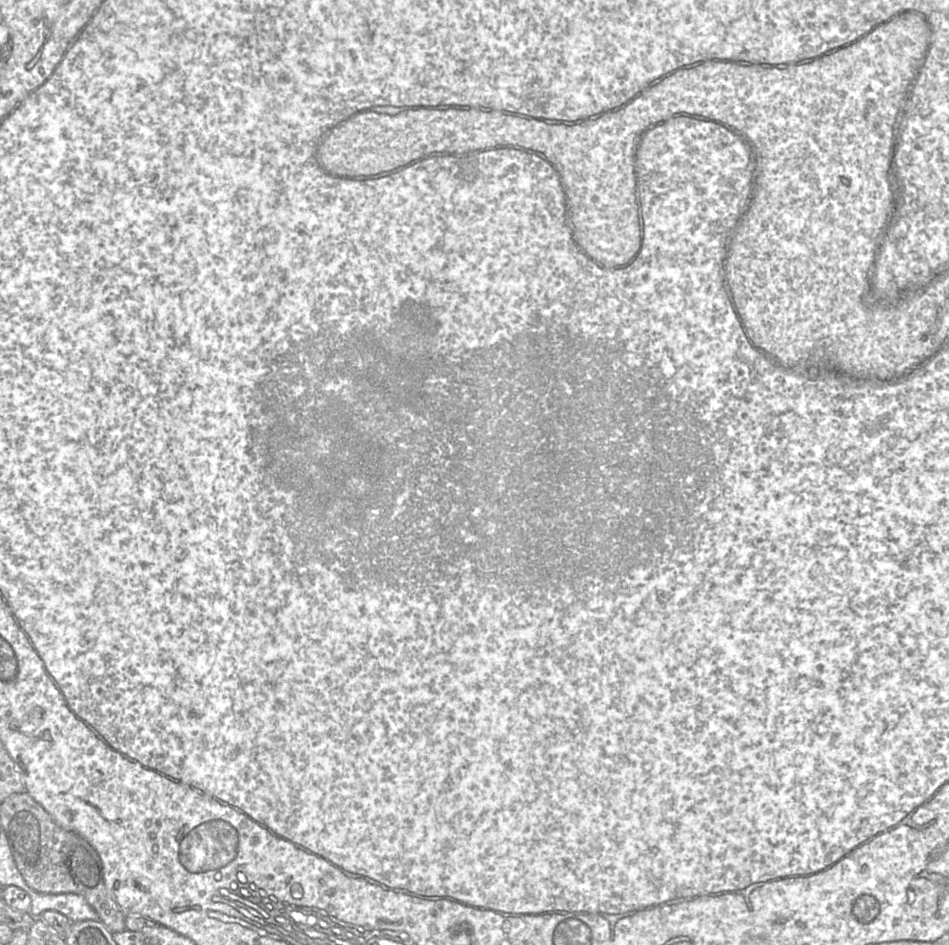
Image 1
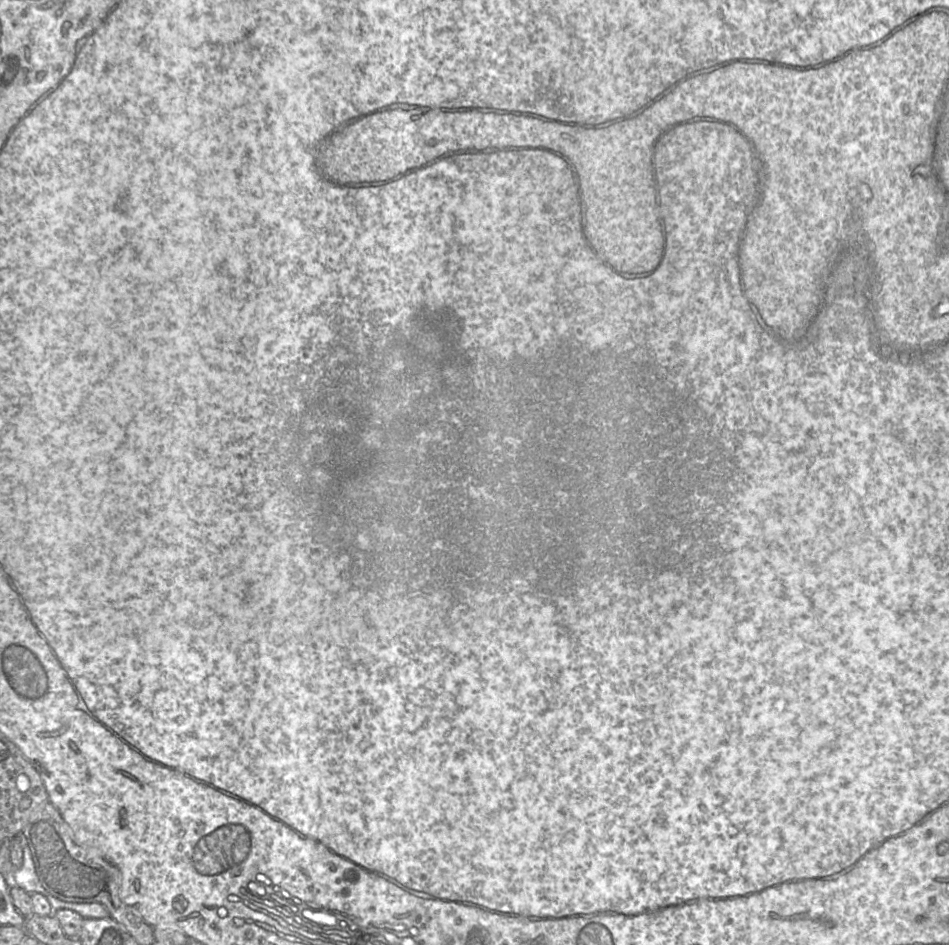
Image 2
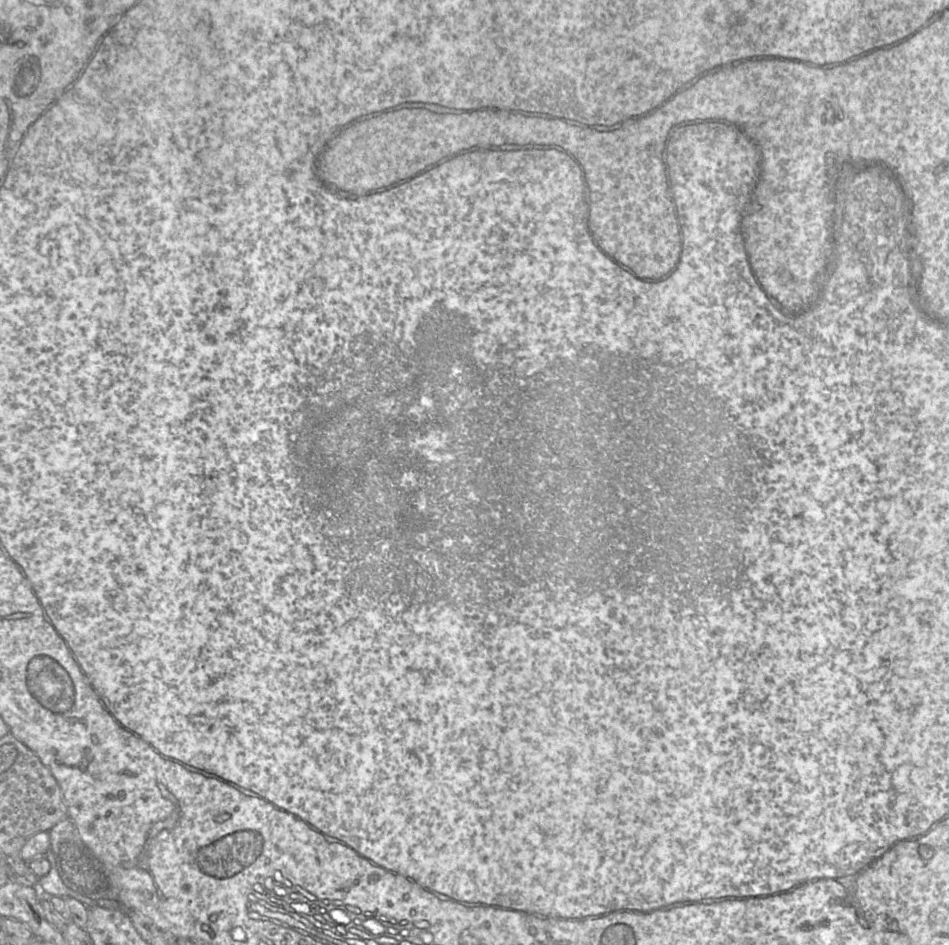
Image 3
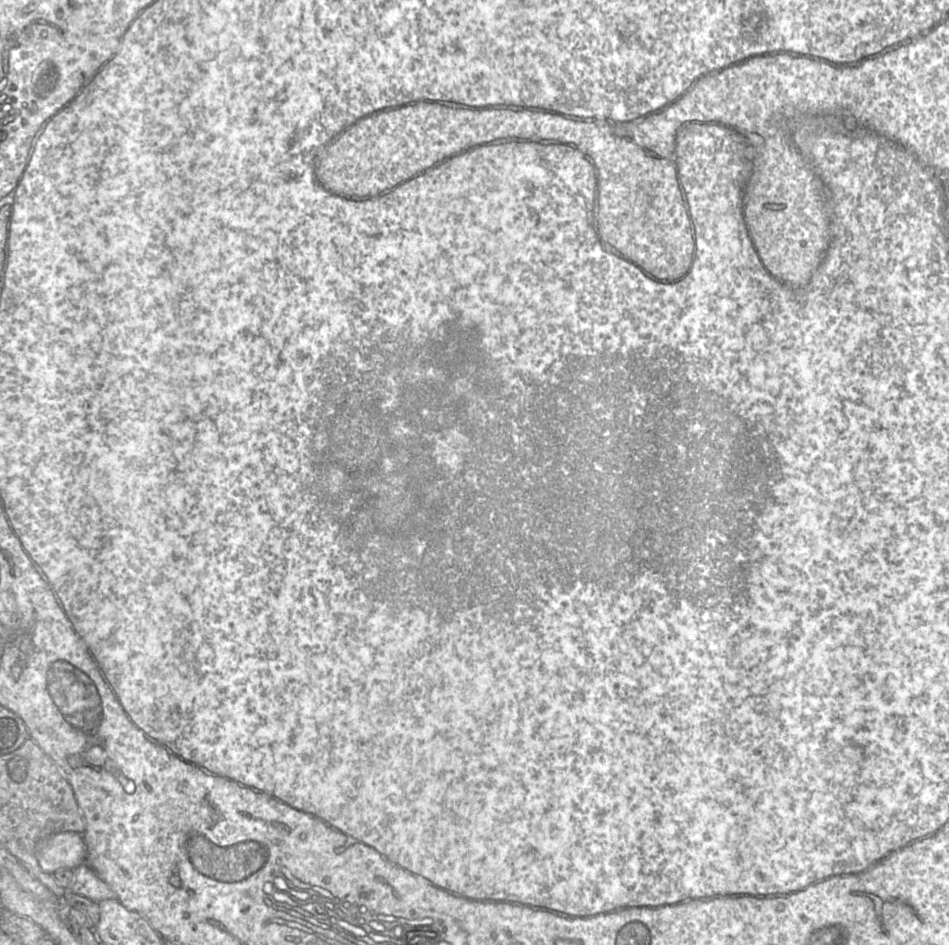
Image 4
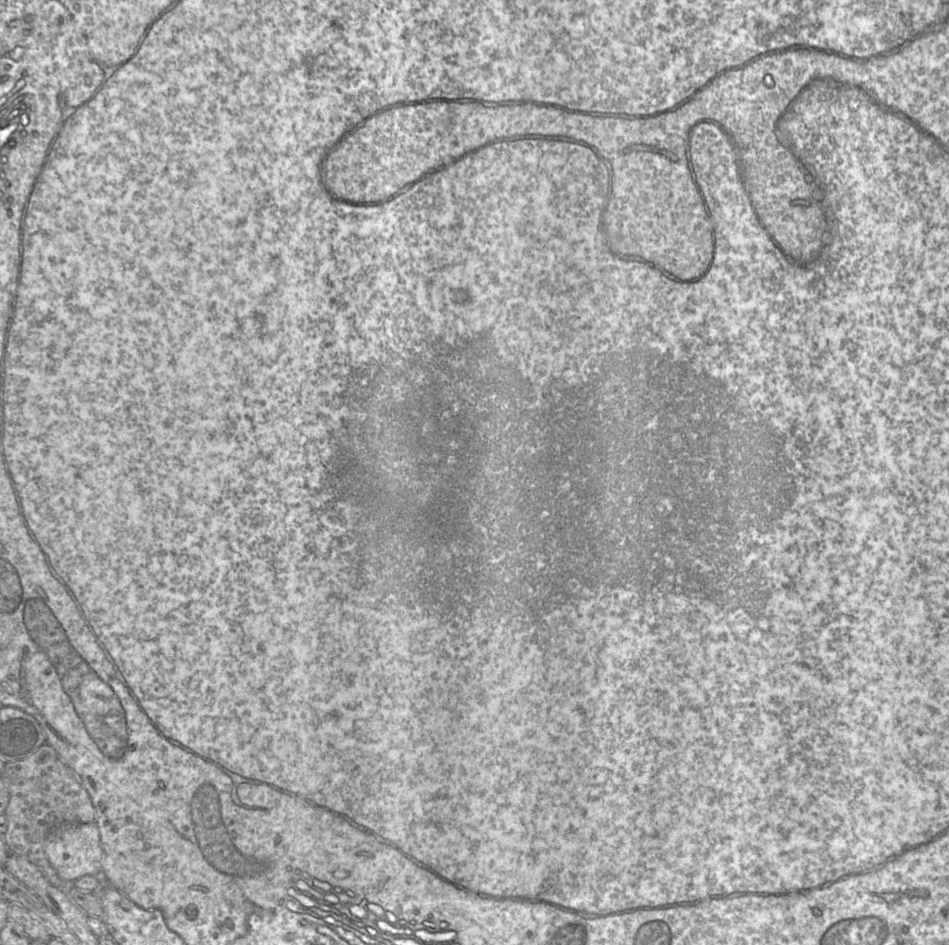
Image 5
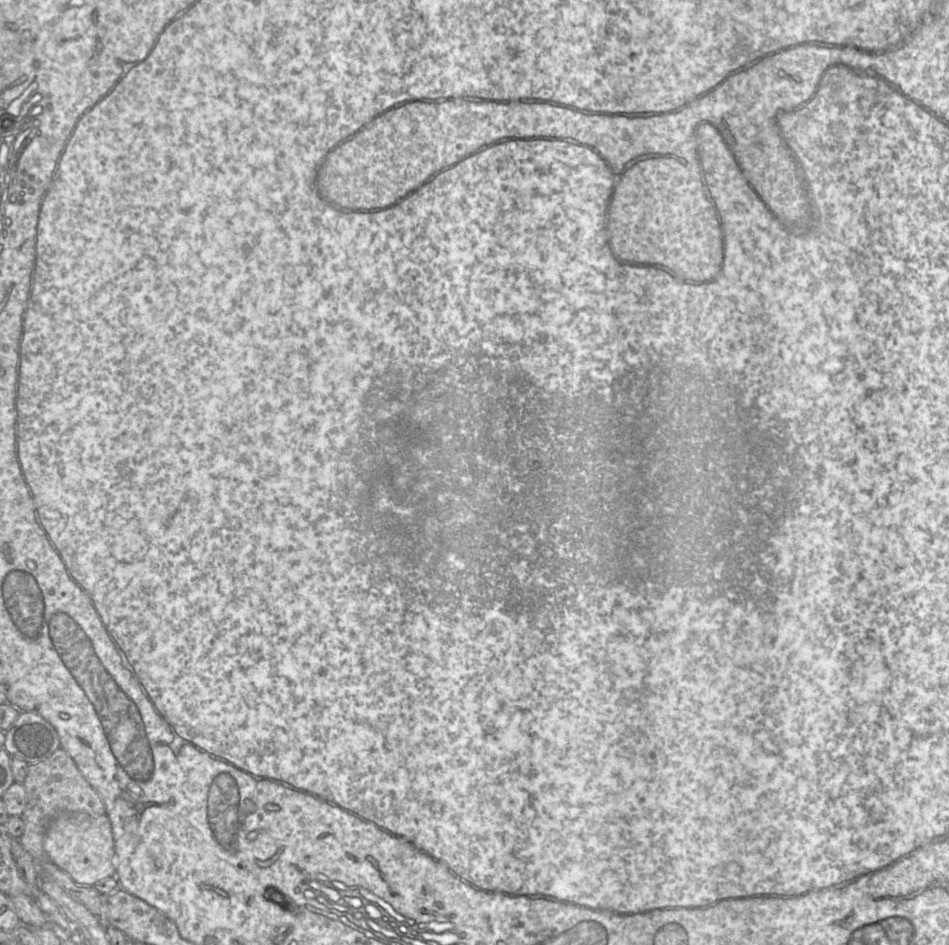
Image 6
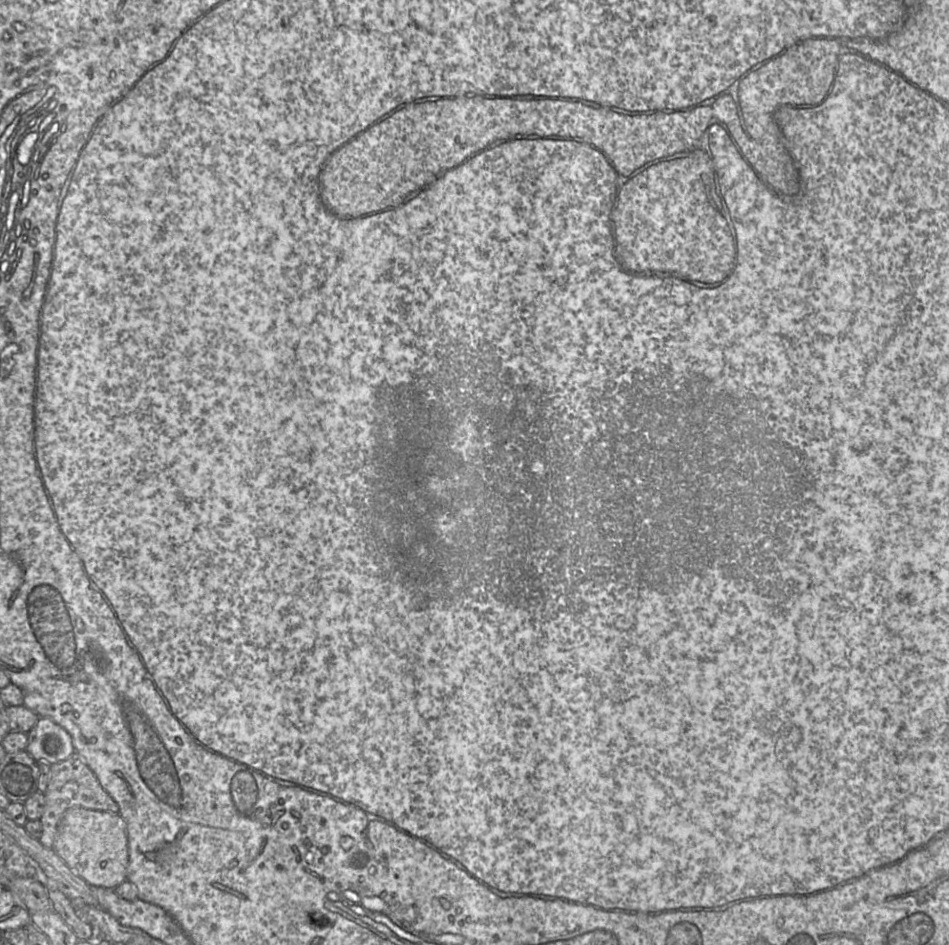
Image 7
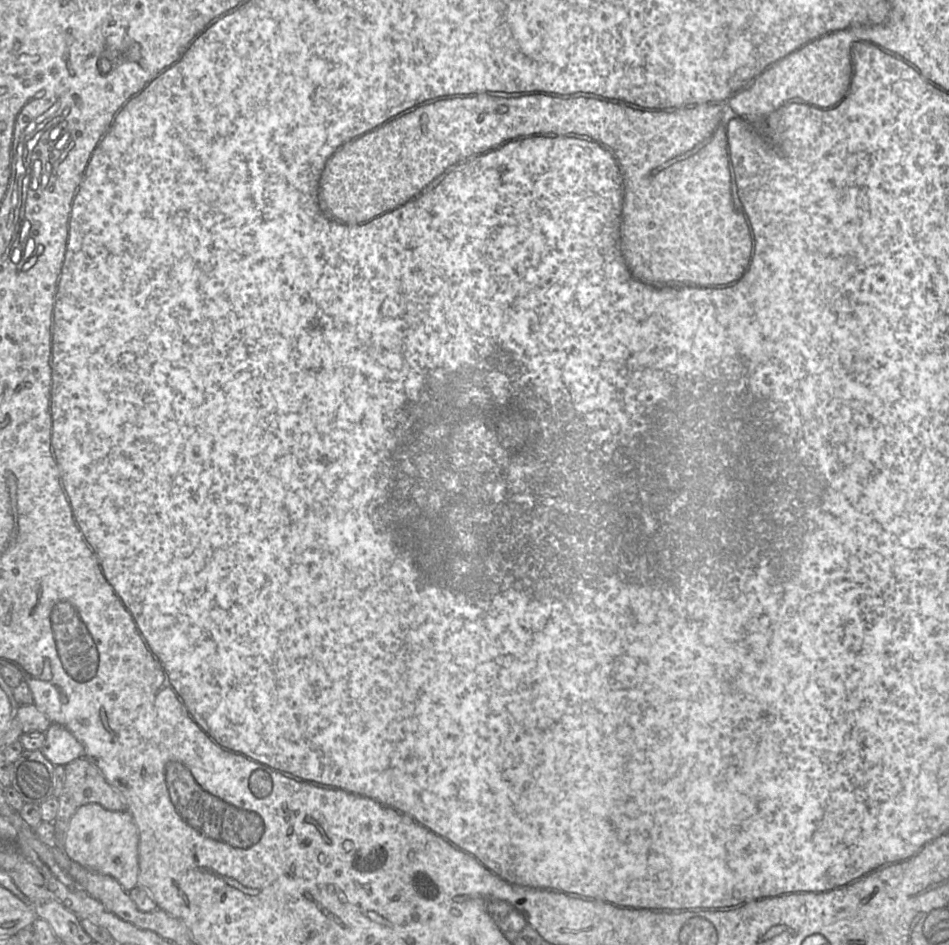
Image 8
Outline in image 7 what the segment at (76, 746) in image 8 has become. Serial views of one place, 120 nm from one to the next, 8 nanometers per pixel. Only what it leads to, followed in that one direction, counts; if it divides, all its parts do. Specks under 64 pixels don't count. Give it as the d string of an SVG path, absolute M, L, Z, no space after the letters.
M40 717L27 734L25 751L39 762L53 764L75 753L70 734L47 717Z

